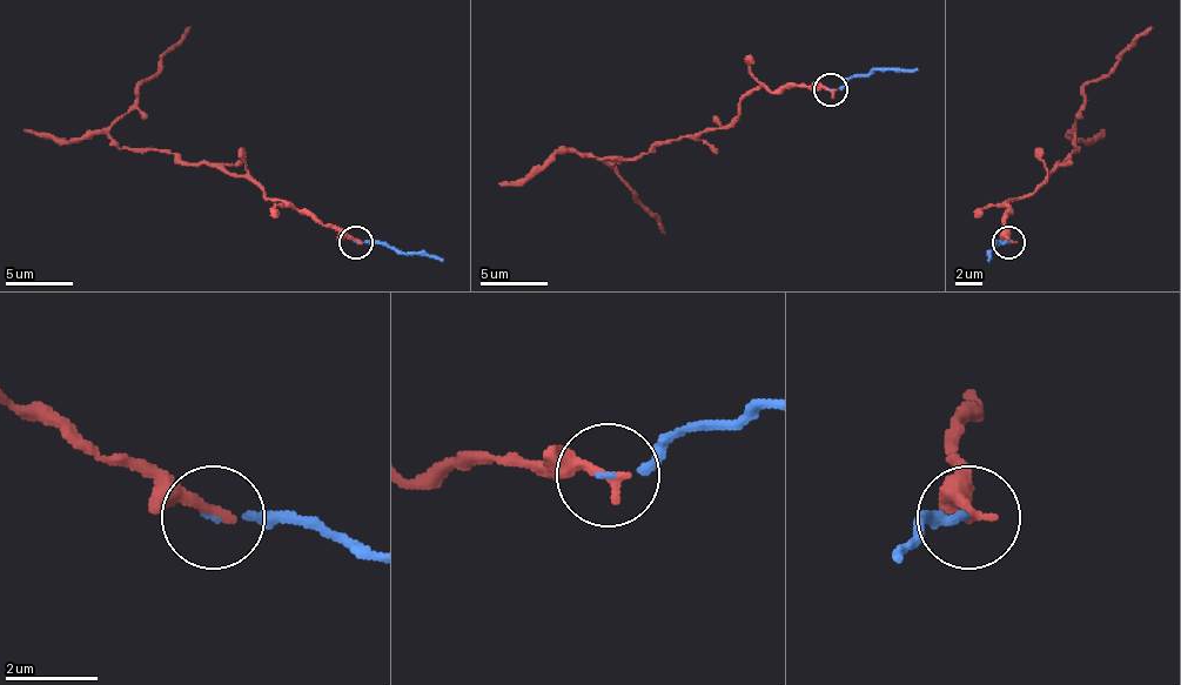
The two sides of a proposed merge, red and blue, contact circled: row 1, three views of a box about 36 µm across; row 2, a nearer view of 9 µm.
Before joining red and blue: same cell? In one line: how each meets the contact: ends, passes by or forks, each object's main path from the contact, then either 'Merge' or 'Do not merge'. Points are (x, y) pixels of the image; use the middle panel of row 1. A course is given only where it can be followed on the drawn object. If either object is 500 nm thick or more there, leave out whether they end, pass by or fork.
At the ring red ends. At the ring blue ends. Course of red: (831, 89), (755, 89), (720, 129), (657, 142), (630, 159), (583, 155), (610, 166), (633, 189), (664, 233). Course of blue: (831, 89), (874, 68), (918, 68). Merge

